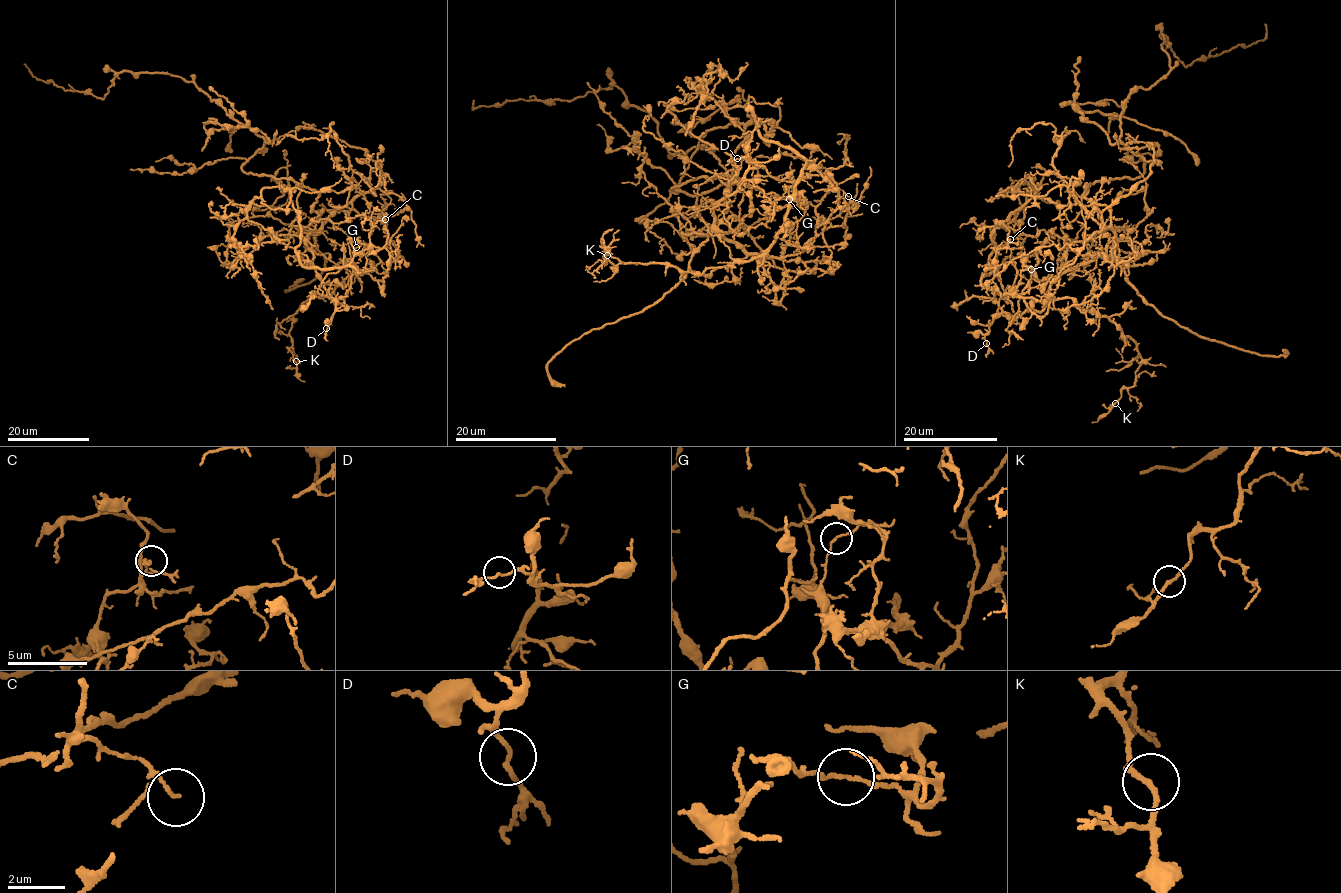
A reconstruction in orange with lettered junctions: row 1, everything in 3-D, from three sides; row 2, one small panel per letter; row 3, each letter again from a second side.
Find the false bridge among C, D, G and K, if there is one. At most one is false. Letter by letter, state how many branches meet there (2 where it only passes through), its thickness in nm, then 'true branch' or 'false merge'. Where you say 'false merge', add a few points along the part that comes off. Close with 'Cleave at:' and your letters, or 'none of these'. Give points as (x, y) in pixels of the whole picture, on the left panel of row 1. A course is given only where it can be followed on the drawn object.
C: 2 branches meet; 90 nm thick; true branch
D: 2 branches meet; 140 nm thick; true branch
G: 2 branches meet; 120 nm thick; false merge; foreign part runs (356, 247), (368, 245), (361, 275), (350, 266), (300, 263), (290, 192), (266, 187), (233, 243), (273, 309)
K: 2 branches meet; 170 nm thick; true branch
Cleave at: G

